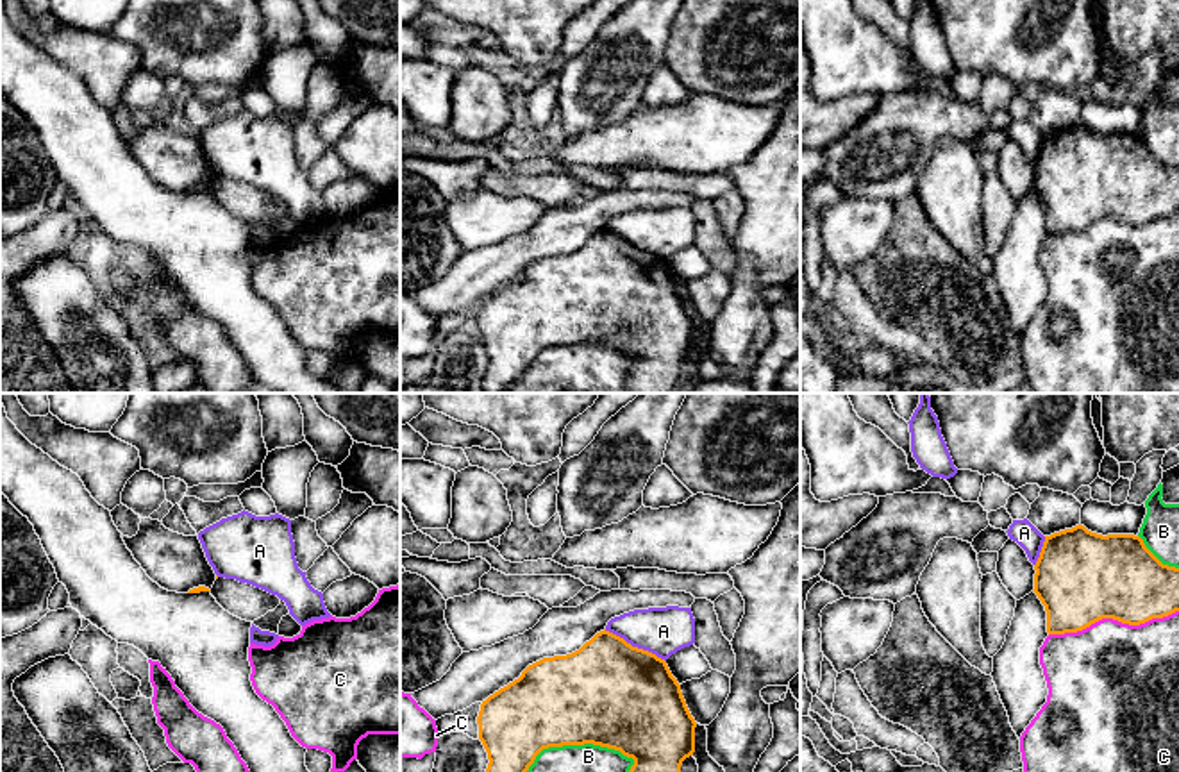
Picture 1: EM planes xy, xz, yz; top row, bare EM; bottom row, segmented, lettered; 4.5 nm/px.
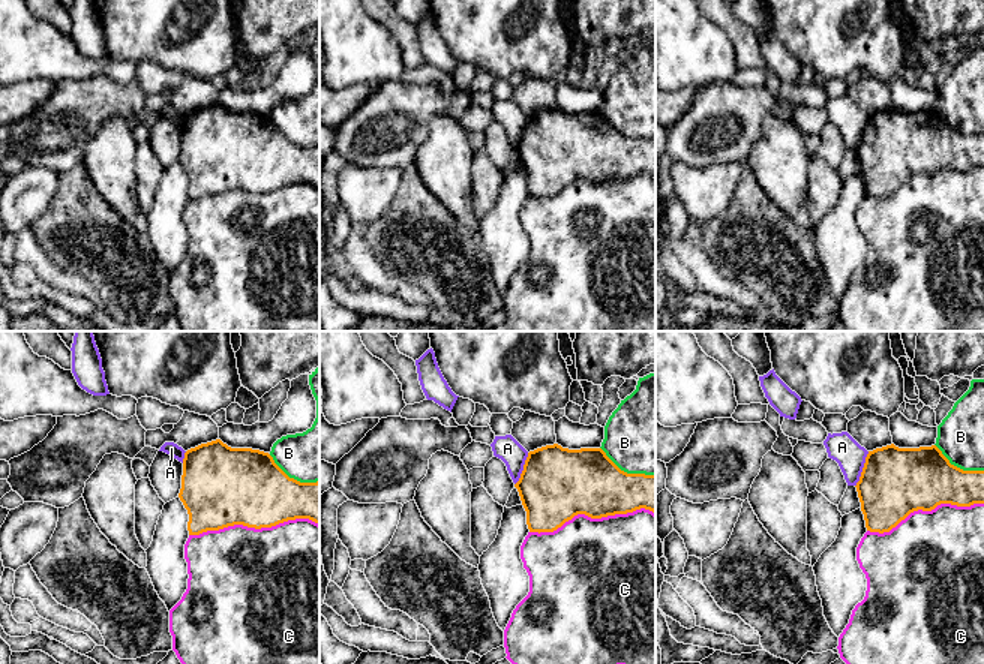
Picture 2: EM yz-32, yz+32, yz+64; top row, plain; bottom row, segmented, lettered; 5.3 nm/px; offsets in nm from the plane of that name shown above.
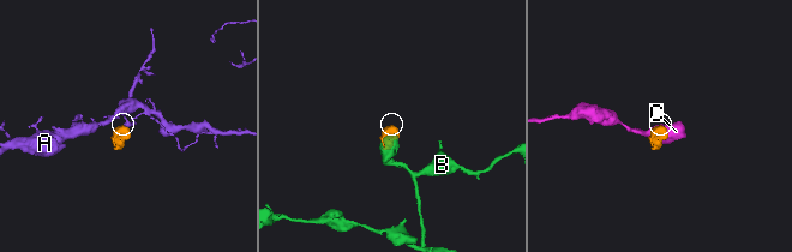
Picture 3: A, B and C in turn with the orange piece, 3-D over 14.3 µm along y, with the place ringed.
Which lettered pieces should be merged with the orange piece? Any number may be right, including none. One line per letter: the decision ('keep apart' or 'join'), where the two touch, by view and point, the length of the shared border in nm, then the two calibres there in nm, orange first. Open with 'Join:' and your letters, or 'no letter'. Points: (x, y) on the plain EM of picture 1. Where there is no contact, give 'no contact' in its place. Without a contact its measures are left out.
Join: no letter
A: keep apart | xz (635, 247) | 320 nm | 480/220 nm
B: keep apart | xz (567, 344) | 600 nm | 440/440 nm
C: keep apart | yz (1113, 218) | 600 nm | 420/480 nm

